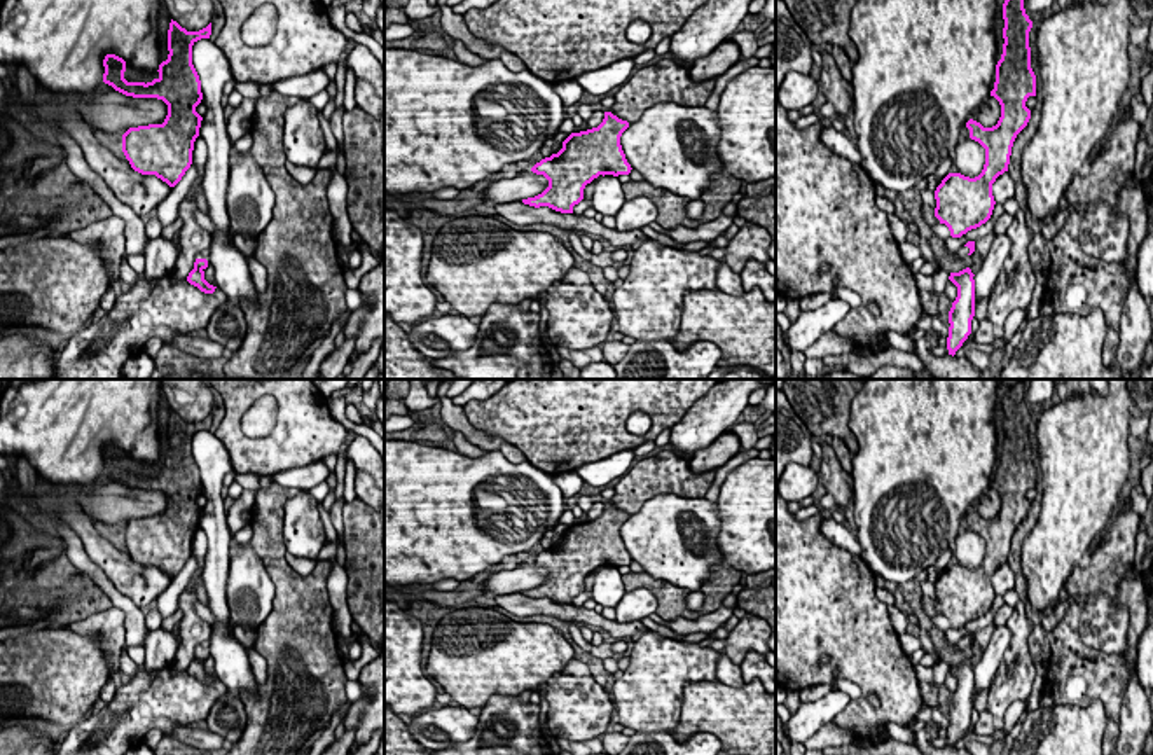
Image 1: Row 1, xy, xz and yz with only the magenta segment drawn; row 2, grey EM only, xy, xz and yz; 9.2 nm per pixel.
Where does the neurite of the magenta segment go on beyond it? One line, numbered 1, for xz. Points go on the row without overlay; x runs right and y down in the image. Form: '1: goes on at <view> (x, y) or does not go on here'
1: does not go on here

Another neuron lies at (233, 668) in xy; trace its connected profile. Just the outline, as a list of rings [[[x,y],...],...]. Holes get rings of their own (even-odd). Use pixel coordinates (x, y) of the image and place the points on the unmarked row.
[[[210,430],[192,437],[192,456],[201,472],[201,495],[206,496],[199,528],[206,535],[208,551],[201,578],[208,594],[208,608],[215,615],[210,636],[210,657],[215,661],[217,678],[236,696],[257,697],[257,680],[245,645],[229,627],[227,578],[231,545],[234,544],[227,514],[224,510],[222,486],[227,474],[234,472],[224,444]]]

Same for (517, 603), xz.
[[[514,592],[494,596],[494,601],[496,606],[505,608],[507,612],[517,617],[547,615],[582,626],[590,624],[601,627],[610,636],[618,640],[627,640],[641,633],[650,633],[641,622],[620,624],[617,619],[606,619],[603,613],[597,613],[596,610],[587,610],[583,606],[575,605],[561,605],[549,598],[535,599],[524,596],[522,592]]]

